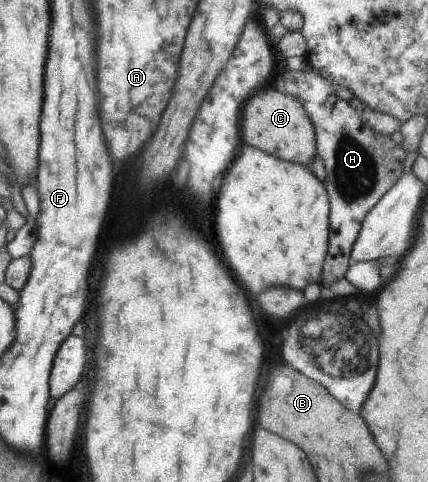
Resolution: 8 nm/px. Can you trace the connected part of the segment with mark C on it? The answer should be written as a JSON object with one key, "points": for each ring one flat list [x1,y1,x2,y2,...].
{"points":[[269,84,255,91,246,101,241,107,239,121,242,143,289,163,309,165,316,155,315,134,300,101,287,93,278,92]]}

